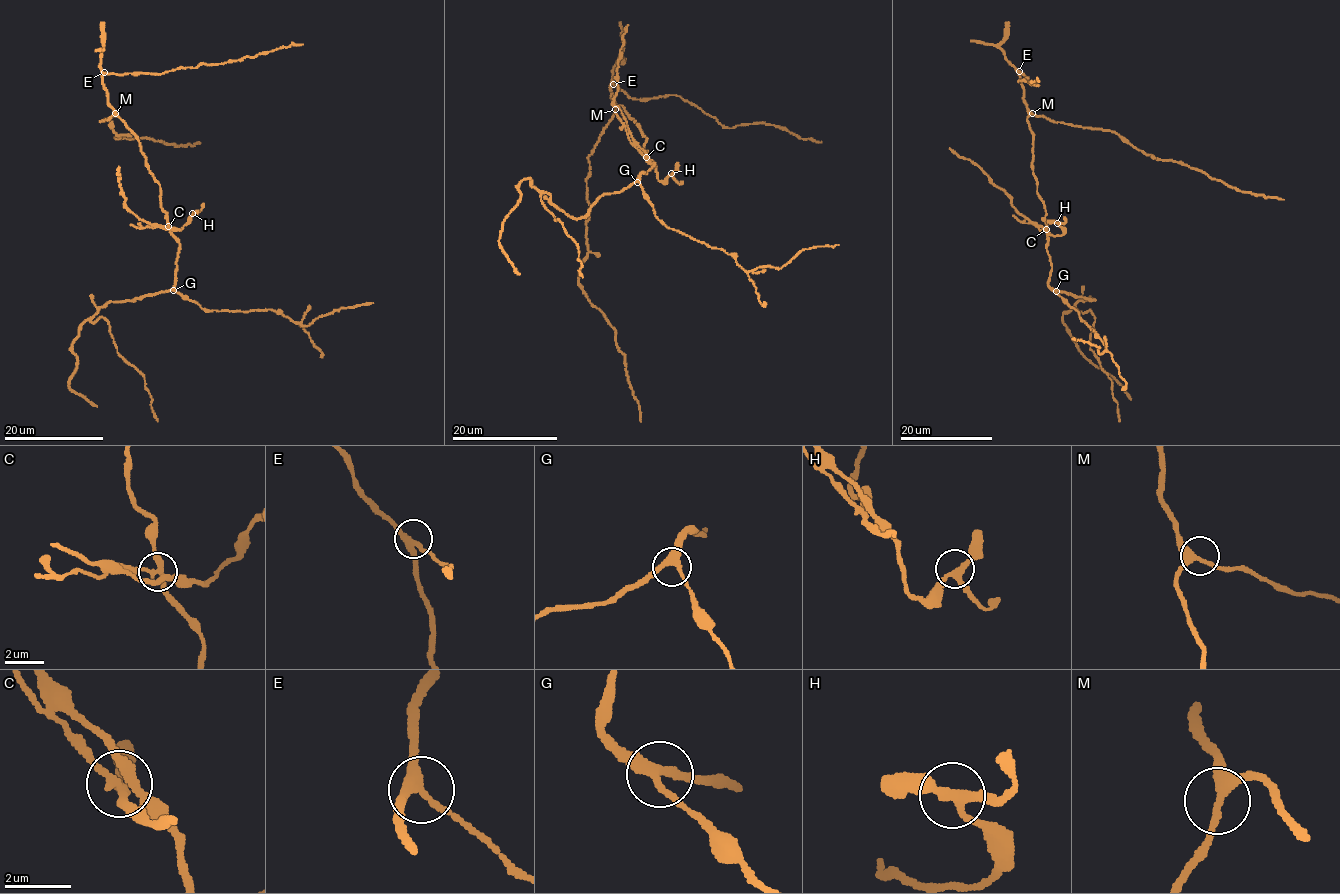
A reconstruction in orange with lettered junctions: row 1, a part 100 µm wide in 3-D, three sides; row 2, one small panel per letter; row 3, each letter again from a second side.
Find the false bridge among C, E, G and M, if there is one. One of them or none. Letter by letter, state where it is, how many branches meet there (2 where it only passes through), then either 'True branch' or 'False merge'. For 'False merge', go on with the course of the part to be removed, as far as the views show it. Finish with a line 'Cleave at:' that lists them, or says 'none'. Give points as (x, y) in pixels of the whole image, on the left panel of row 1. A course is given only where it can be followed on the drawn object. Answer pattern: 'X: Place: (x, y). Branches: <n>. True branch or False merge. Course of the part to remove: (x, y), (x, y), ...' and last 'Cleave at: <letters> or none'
C: Place: (168, 226). Branches: 3. False merge. Course of the part to remove: (168, 226), (155, 226), (141, 219), (126, 206), (118, 166)
E: Place: (104, 72). Branches: 3. True branch
G: Place: (173, 290). Branches: 3. True branch
M: Place: (115, 113). Branches: 3. True branch
Cleave at: C

